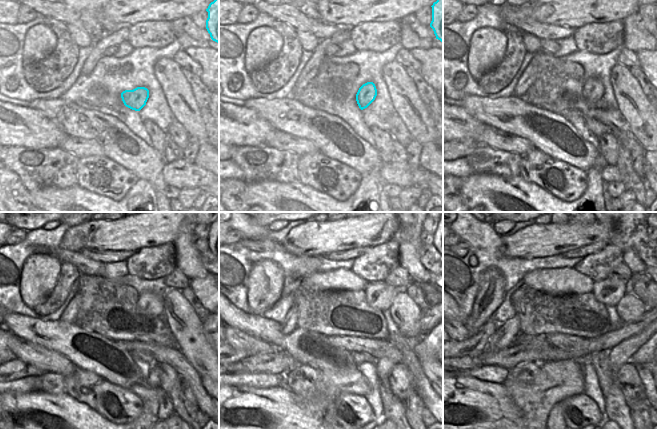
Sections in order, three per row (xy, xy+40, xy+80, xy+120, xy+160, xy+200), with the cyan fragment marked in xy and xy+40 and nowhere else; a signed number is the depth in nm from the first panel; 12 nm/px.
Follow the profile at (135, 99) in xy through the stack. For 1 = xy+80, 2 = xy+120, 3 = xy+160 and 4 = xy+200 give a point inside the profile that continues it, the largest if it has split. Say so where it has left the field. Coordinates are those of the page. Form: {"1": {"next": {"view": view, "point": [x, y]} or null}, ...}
{"1": {"next": {"view": "xy+80", "point": [593, 91]}}, "2": {"next": {"view": "xy+120", "point": [153, 304]}}, "3": {"next": {"view": "xy+160", "point": [379, 295]}}, "4": {"next": {"view": "xy+200", "point": [609, 291]}}}

